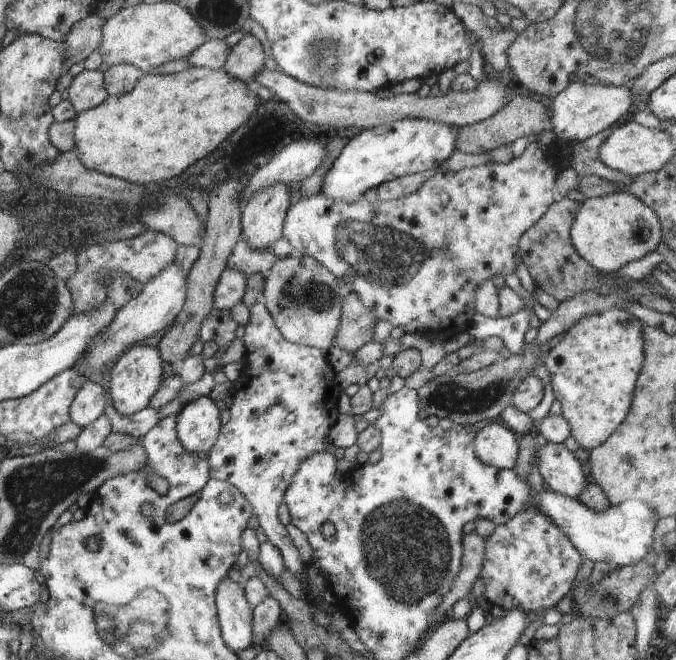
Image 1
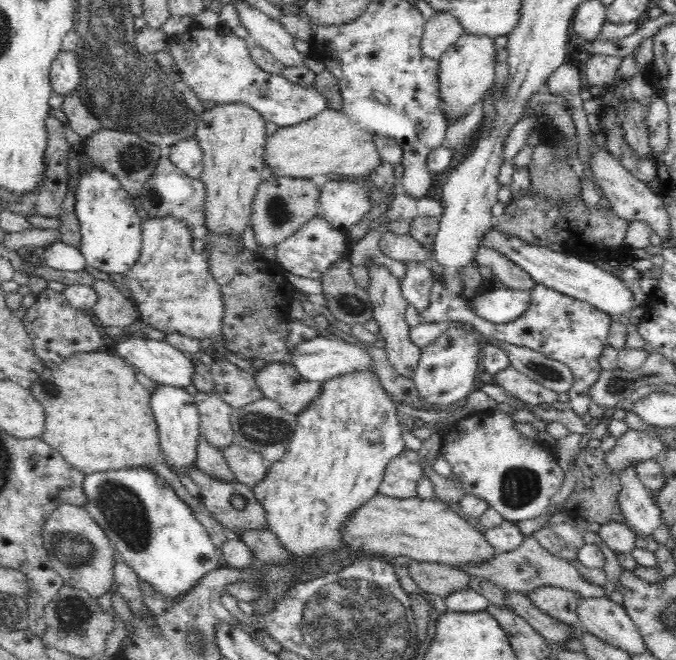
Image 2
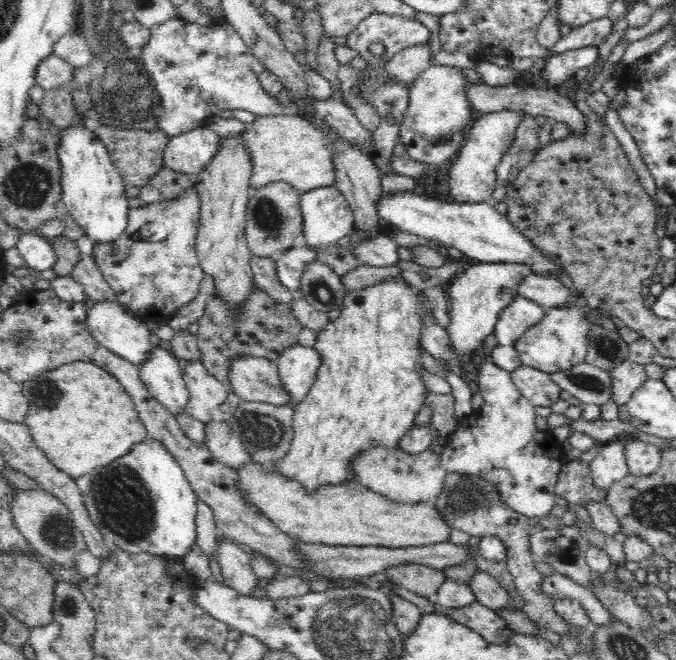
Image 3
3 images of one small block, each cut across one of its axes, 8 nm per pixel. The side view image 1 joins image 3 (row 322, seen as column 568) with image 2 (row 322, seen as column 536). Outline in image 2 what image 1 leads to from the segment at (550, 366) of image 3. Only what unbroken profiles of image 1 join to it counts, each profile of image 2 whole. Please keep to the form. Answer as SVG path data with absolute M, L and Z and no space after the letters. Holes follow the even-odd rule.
M438 278L432 288L432 294L430 294L430 304L422 312L422 318L430 324L440 324L440 322L472 324L488 342L522 346L526 350L532 350L532 352L538 352L546 358L550 358L550 360L560 360L560 362L568 364L568 368L572 370L572 376L574 376L574 384L568 392L570 394L568 408L572 408L578 416L588 414L588 410L590 410L588 406L592 402L590 386L600 378L600 372L604 370L600 366L600 356L602 356L604 348L610 346L610 342L608 342L608 334L610 334L610 326L612 326L610 314L604 314L582 300L548 290L546 286L536 286L530 292L530 308L514 322L496 326L494 322L488 322L488 320L480 318L478 314L474 314L472 308L468 306L468 298L466 296L458 298L458 296L450 294L446 290L446 284L442 284Z

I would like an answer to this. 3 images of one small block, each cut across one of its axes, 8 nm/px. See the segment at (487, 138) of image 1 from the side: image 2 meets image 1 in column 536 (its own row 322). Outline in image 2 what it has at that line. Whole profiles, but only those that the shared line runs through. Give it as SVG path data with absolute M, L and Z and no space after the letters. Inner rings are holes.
M96 280L92 284L92 290L98 292L98 302L94 304L92 312L100 320L102 328L110 328L110 326L128 328L140 322L138 308L114 286L114 282Z

